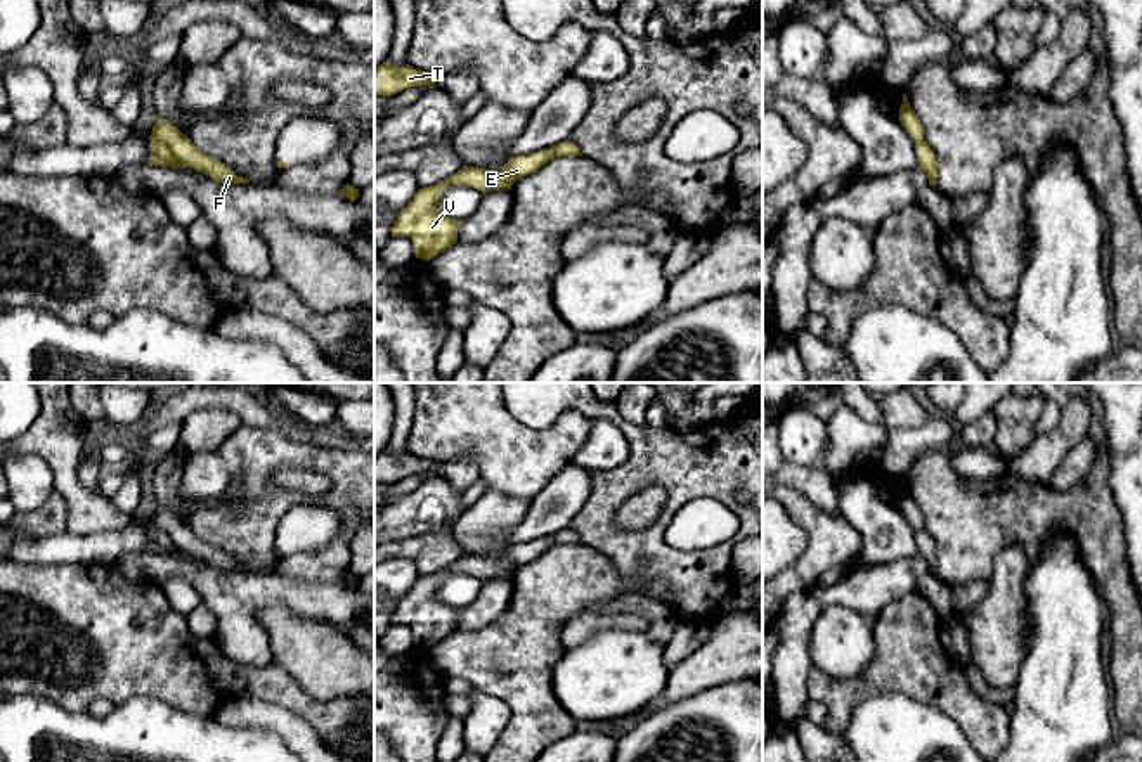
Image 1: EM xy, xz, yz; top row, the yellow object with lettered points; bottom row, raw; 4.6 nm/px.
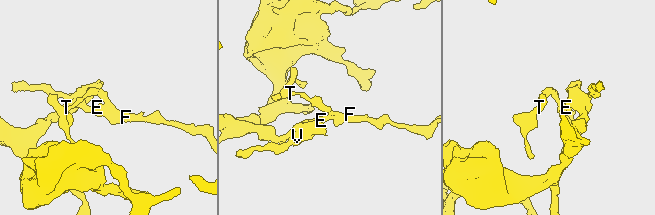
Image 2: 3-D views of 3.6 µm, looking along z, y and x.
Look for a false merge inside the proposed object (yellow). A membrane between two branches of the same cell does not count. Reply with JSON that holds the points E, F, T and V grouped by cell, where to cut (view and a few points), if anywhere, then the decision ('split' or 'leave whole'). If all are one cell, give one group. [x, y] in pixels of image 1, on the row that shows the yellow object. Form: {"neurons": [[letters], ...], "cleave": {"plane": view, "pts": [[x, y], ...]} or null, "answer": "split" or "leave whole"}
{"neurons": [["E", "V"], ["F", "T"]], "cleave": {"plane": "xy", "pts": [[153, 134], [186, 165]]}, "answer": "split"}

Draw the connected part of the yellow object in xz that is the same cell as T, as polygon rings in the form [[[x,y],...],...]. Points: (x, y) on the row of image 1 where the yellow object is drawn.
[[[388,59],[374,69],[374,94],[383,97],[392,97],[411,87],[421,87],[435,83],[442,74],[414,69],[406,64],[395,68]]]

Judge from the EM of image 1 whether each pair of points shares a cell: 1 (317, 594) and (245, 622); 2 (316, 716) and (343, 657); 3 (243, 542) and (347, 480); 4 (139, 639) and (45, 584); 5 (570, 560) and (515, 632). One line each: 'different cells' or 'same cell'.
1: same cell
2: different cells
3: same cell
4: same cell
5: same cell

